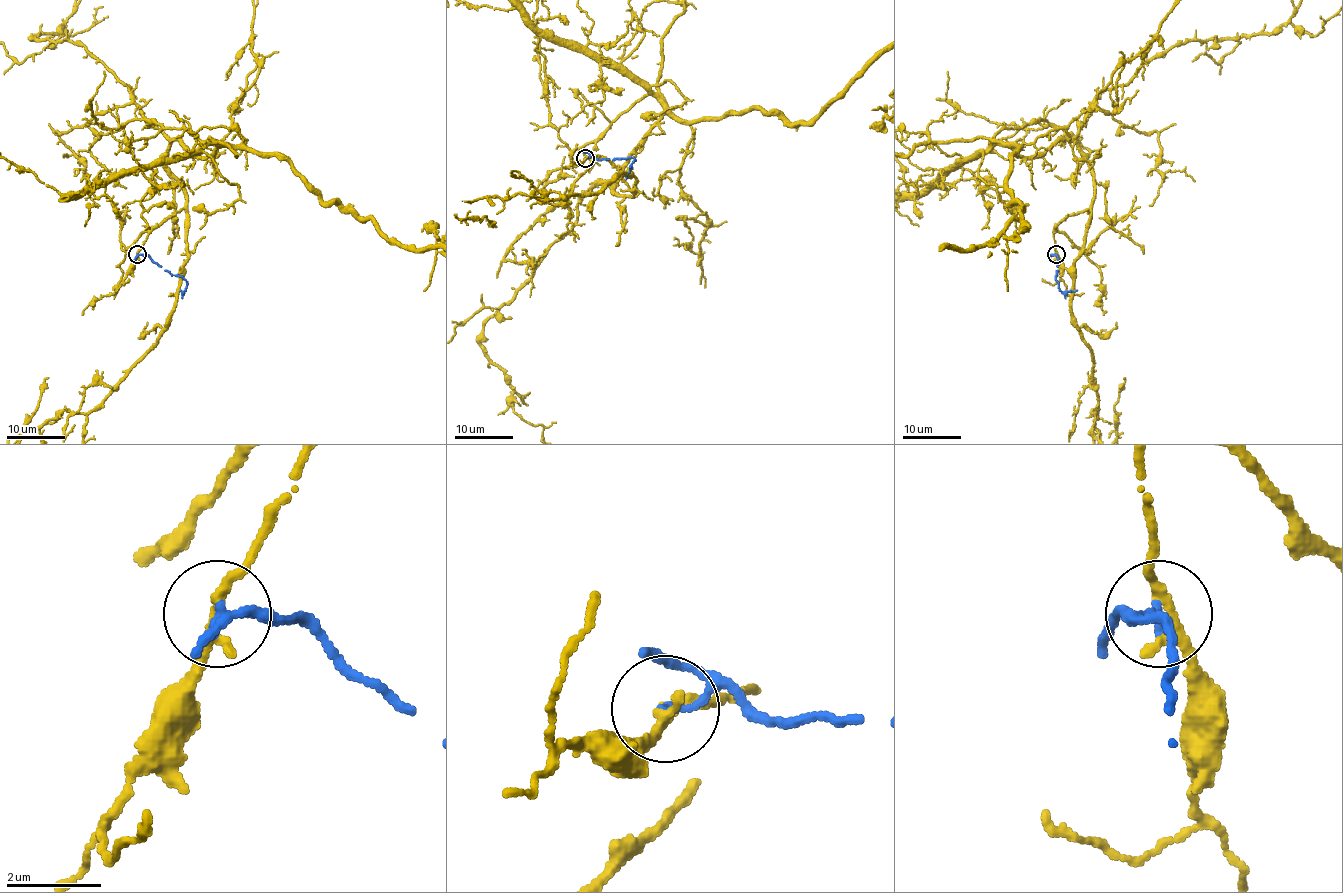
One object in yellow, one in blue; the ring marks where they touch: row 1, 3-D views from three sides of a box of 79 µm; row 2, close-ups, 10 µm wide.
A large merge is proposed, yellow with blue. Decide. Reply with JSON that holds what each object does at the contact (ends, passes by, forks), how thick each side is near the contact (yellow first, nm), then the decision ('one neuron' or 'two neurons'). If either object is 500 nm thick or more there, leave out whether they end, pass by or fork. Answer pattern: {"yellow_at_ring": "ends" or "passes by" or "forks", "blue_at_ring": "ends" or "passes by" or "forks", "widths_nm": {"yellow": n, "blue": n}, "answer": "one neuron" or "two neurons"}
{"yellow_at_ring": "forks", "blue_at_ring": "ends", "widths_nm": {"yellow": 180, "blue": 180}, "answer": "two neurons"}

